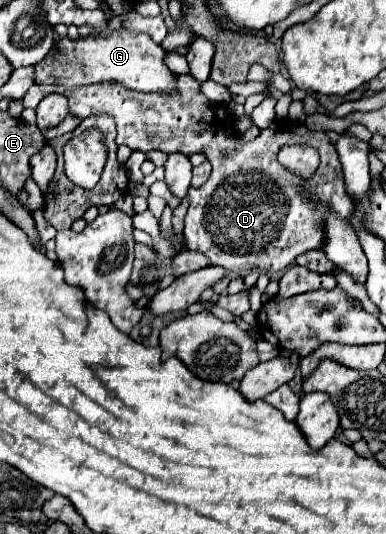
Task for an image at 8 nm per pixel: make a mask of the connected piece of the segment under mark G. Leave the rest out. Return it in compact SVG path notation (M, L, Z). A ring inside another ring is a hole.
M117 28L111 36L99 38L59 38L53 50L35 64L35 84L59 84L65 88L87 86L97 82L121 82L123 86L139 92L171 92L175 88L175 74L163 62L165 50L151 40L149 34Z

